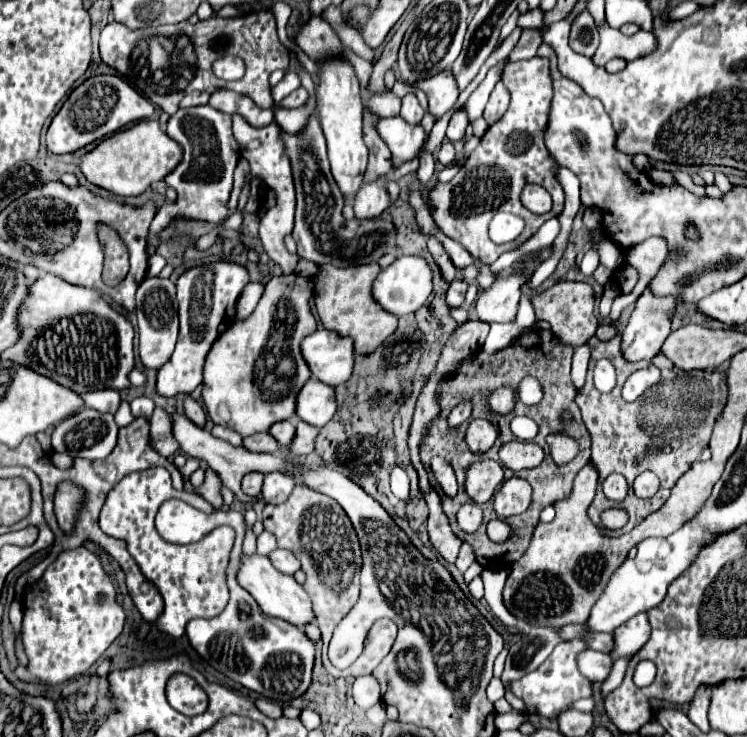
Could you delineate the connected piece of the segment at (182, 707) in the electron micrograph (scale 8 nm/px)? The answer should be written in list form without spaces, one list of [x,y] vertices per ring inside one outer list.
[[[183,673],[169,678],[166,700],[175,710],[190,717],[202,714],[208,707],[207,694],[195,680]]]

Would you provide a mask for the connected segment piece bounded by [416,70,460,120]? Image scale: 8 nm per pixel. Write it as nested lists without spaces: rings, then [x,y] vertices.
[[[444,70],[432,78],[426,78],[426,80],[420,80],[416,84],[418,88],[422,88],[428,96],[428,112],[440,120],[458,100],[458,86],[456,86],[456,80],[452,76],[450,70]]]

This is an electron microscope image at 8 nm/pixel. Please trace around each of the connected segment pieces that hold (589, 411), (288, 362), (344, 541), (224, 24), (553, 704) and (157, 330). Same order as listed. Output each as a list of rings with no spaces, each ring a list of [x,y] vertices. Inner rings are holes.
[[[596,336],[588,338],[588,346],[592,348],[592,356],[590,356],[590,370],[594,366],[594,360],[600,358],[610,358],[616,366],[618,372],[618,386],[610,392],[610,394],[602,394],[596,390],[594,384],[586,384],[584,388],[578,390],[576,396],[576,404],[582,410],[582,420],[592,436],[592,462],[596,464],[600,482],[610,476],[612,472],[622,474],[628,480],[628,496],[622,502],[614,502],[608,500],[602,492],[602,486],[598,486],[596,490],[596,498],[588,508],[588,516],[594,524],[602,524],[600,514],[608,508],[620,508],[628,512],[628,524],[618,528],[616,532],[628,532],[630,528],[634,528],[636,524],[640,524],[648,514],[656,512],[670,496],[672,486],[678,482],[678,478],[690,470],[690,466],[700,458],[702,450],[708,446],[710,442],[710,434],[712,428],[716,424],[716,418],[720,418],[722,410],[724,410],[724,402],[728,400],[728,384],[726,384],[726,372],[720,370],[680,370],[678,366],[674,366],[662,352],[656,354],[650,362],[656,364],[662,372],[662,378],[658,384],[654,384],[650,390],[646,390],[646,394],[642,394],[636,402],[626,402],[622,398],[622,386],[626,382],[626,378],[644,368],[648,362],[628,362],[624,358],[624,354],[620,354],[620,342],[622,336],[614,336],[612,340],[598,340]],[[648,444],[656,444],[656,446],[672,446],[670,454],[658,456],[654,460],[650,460],[650,466],[644,466],[644,470],[654,472],[660,478],[660,490],[652,496],[652,498],[638,498],[632,490],[632,482],[638,476],[638,472],[642,472],[640,468],[632,466],[632,458],[640,452],[644,452],[644,448]]]
[[[298,274],[272,276],[256,310],[248,318],[236,320],[214,342],[202,382],[202,400],[214,424],[252,436],[296,416],[296,394],[312,376],[300,354],[300,342],[318,326],[310,310],[312,290],[312,278]]]
[[[296,484],[286,502],[276,506],[266,504],[262,522],[264,530],[276,536],[278,548],[292,550],[294,556],[300,560],[302,570],[308,576],[304,590],[314,604],[314,614],[326,648],[332,638],[332,630],[354,608],[360,596],[358,576],[362,566],[362,552],[350,518],[344,514],[342,506],[336,500],[314,492],[304,484]]]
[[[254,10],[234,18],[212,16],[196,24],[180,22],[176,26],[160,26],[158,30],[128,30],[118,22],[110,22],[100,32],[100,56],[102,62],[118,70],[140,94],[164,112],[174,114],[184,94],[204,90],[214,94],[220,88],[230,88],[244,96],[250,96],[260,108],[272,108],[268,76],[274,70],[286,70],[290,64],[290,50],[280,42],[276,32],[276,20],[270,10]],[[226,56],[240,56],[246,64],[244,78],[236,82],[224,82],[212,74],[212,64]]]
[[[568,640],[564,644],[558,644],[554,648],[554,652],[534,672],[526,674],[524,678],[520,678],[516,682],[510,682],[506,688],[524,700],[528,714],[538,714],[544,718],[558,716],[562,710],[566,710],[578,698],[592,696],[592,688],[590,688],[592,682],[576,670],[576,654],[582,652],[584,648],[586,646],[582,640]]]
[[[144,278],[136,292],[136,314],[140,330],[140,360],[146,368],[160,368],[172,356],[178,338],[178,302],[172,280]]]

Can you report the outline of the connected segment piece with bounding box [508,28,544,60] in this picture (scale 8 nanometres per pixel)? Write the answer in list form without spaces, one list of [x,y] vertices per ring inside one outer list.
[[[530,28],[524,30],[508,60],[524,60],[524,58],[536,56],[538,46],[542,44],[542,36],[544,36],[544,28],[540,28],[540,30],[530,30]]]

